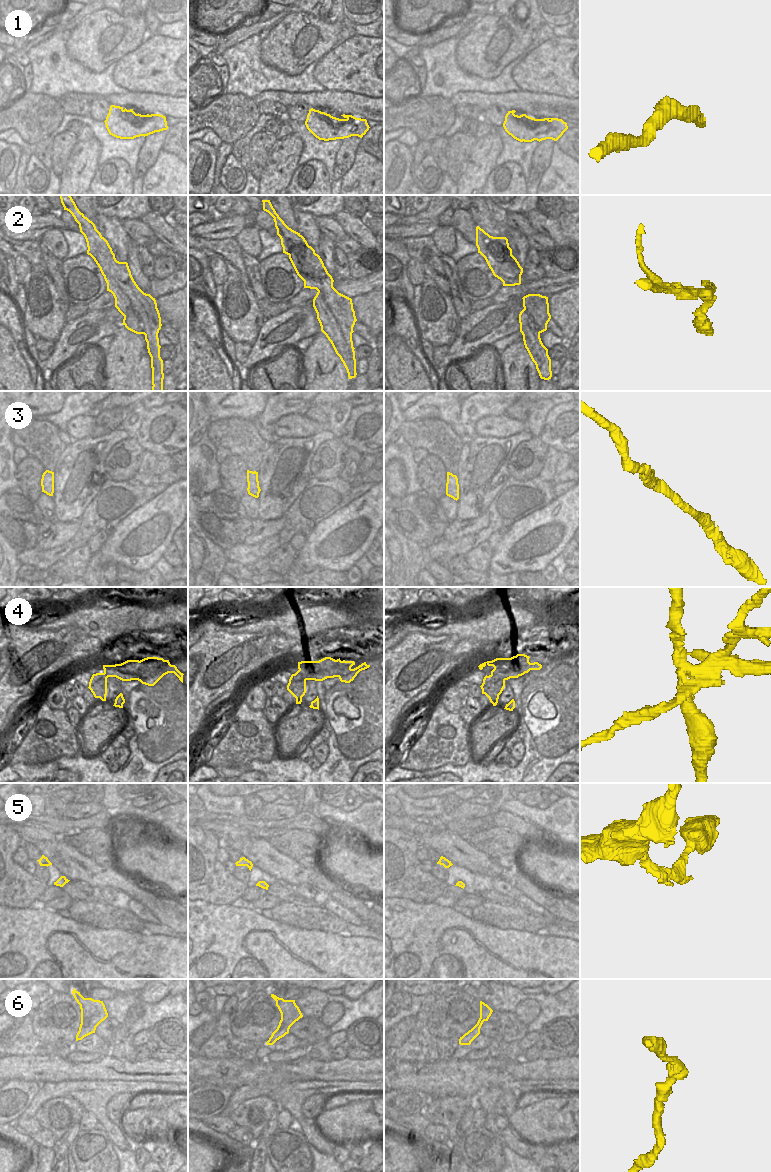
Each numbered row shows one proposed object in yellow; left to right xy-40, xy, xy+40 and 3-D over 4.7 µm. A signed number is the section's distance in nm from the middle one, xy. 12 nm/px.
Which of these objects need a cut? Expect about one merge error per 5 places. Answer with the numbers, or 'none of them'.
2, 4, 5

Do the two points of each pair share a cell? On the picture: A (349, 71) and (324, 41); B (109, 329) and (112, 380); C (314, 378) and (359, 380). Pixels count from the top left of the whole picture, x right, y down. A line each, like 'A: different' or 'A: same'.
A: different
B: different
C: different

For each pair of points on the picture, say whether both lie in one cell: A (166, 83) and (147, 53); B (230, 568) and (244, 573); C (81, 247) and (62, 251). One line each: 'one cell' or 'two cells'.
A: one cell
B: one cell
C: two cells

